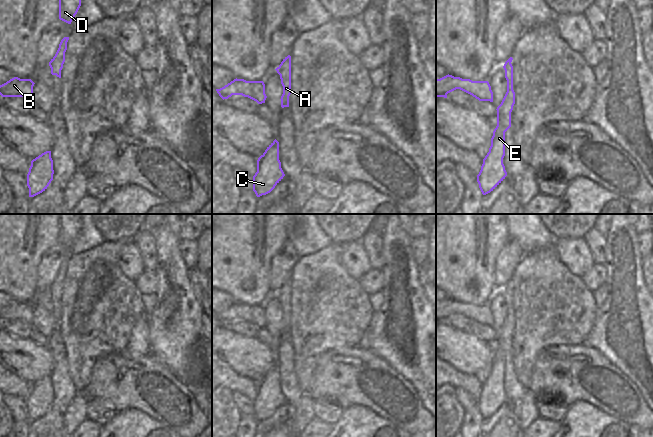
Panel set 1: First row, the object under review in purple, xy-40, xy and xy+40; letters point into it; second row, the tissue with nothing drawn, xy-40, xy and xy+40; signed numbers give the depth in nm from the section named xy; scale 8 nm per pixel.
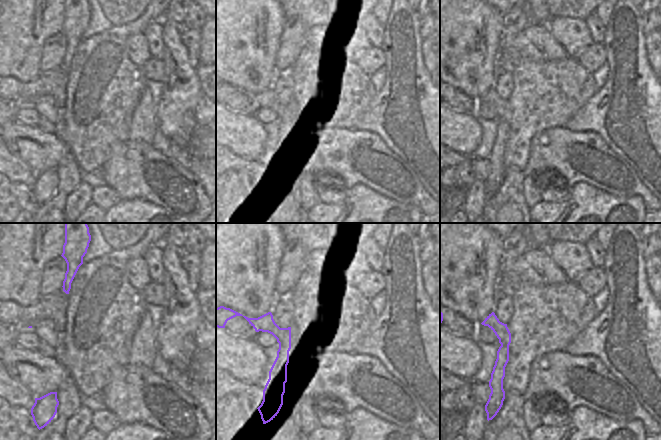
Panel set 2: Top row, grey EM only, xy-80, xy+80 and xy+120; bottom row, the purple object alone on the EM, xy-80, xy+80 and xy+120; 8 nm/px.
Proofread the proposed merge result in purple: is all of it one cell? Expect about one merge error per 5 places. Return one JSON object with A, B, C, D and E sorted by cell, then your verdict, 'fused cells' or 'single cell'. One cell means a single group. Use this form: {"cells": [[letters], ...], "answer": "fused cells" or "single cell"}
{"cells": [["A", "B", "C", "D", "E"]], "answer": "single cell"}

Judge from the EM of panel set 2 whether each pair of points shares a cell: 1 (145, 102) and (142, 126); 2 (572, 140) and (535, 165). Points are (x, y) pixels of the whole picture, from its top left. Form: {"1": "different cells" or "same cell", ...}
{"1": "same cell", "2": "same cell"}

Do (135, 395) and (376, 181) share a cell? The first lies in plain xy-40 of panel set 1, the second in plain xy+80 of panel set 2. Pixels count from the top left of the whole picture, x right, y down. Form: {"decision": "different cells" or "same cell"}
{"decision": "same cell"}

